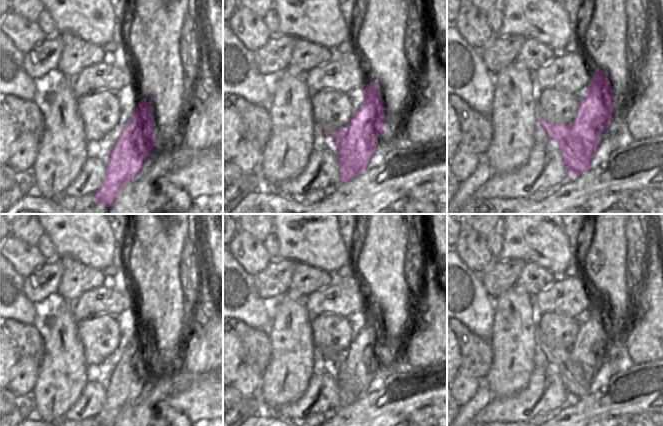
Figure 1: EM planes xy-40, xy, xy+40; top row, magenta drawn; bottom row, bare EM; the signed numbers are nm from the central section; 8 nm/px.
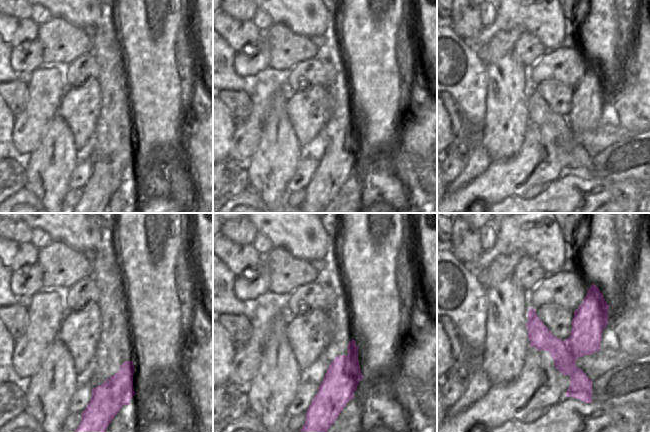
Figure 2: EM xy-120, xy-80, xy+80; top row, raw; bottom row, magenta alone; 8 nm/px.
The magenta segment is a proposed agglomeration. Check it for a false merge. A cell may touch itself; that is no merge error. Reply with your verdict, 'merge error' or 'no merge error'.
merge error

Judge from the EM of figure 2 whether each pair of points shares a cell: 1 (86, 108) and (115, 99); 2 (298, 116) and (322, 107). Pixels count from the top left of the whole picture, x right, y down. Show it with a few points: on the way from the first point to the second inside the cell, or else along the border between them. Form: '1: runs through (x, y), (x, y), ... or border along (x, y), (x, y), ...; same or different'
1: border along (97, 81), (99, 86), (99, 115), (94, 127); different
2: runs through (304, 112), (316, 107); same

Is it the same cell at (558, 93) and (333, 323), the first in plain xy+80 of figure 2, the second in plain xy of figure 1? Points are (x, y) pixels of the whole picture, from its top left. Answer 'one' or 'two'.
one

